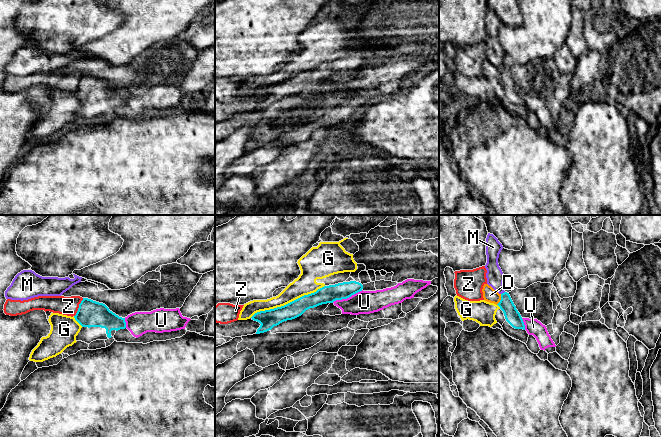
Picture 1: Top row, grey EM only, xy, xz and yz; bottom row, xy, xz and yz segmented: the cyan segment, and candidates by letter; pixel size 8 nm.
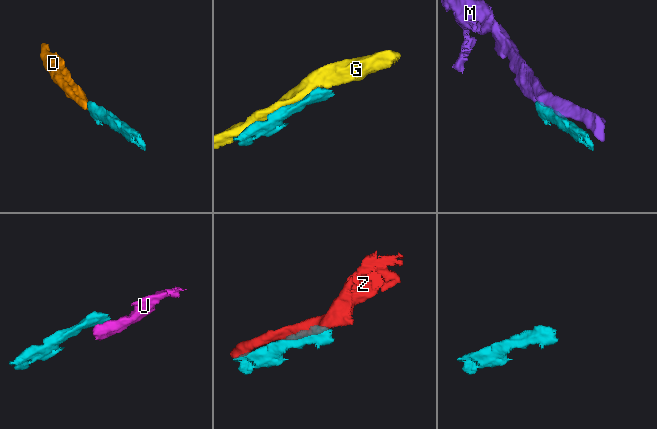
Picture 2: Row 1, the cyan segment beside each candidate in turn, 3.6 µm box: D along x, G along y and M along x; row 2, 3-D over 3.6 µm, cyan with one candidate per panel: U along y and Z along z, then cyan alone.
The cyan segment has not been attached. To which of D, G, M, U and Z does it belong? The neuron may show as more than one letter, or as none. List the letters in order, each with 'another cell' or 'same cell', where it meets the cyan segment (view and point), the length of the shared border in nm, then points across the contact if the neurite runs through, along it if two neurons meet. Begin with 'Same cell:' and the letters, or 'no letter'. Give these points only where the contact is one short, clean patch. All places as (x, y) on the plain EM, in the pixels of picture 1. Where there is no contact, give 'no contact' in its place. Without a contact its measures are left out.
Same cell: D
D: same cell | yz (501, 75) | 100 nm | across yz (512, 92), (508, 83), (501, 75), (490, 71)
G: another cell | xz (288, 79) | 650 nm
M: another cell | yz (502, 69) | 40 nm | along yz (504, 67), (501, 70)
U: another cell | xz (347, 73) | 260 nm | along xz (362, 66), (332, 78)
Z: another cell | xy (79, 83) | 170 nm

